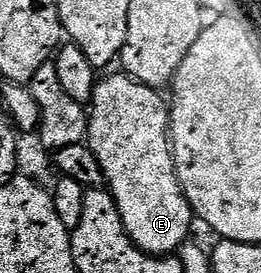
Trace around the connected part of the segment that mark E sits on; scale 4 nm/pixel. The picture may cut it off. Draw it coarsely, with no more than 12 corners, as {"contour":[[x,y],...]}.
{"contour":[[99,78],[86,137],[128,237],[170,257],[196,216],[165,98]]}

